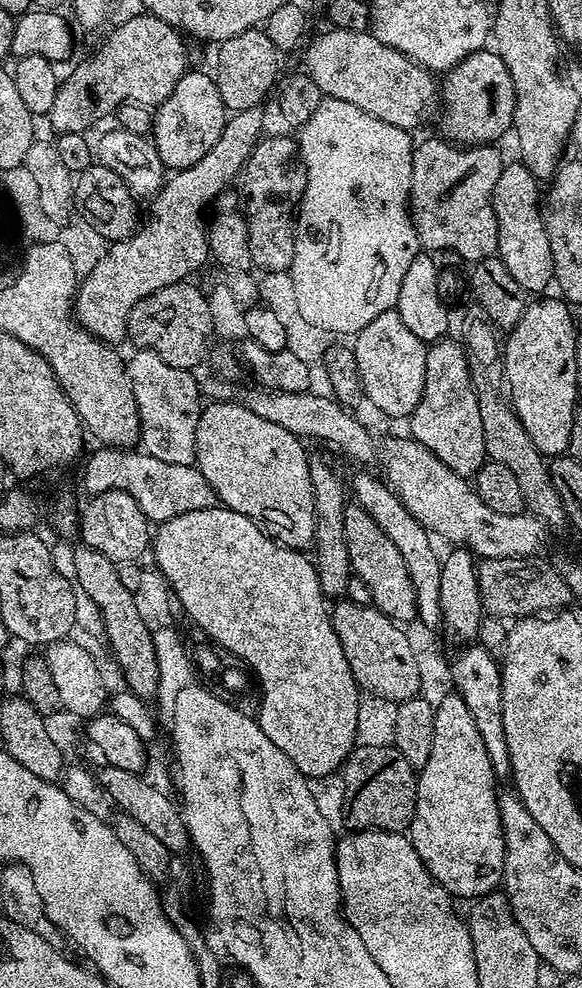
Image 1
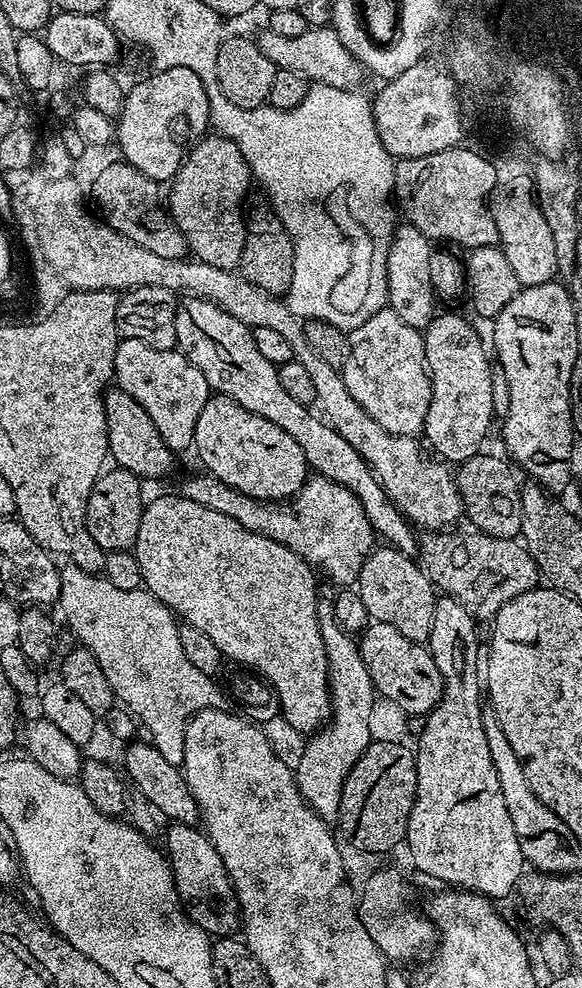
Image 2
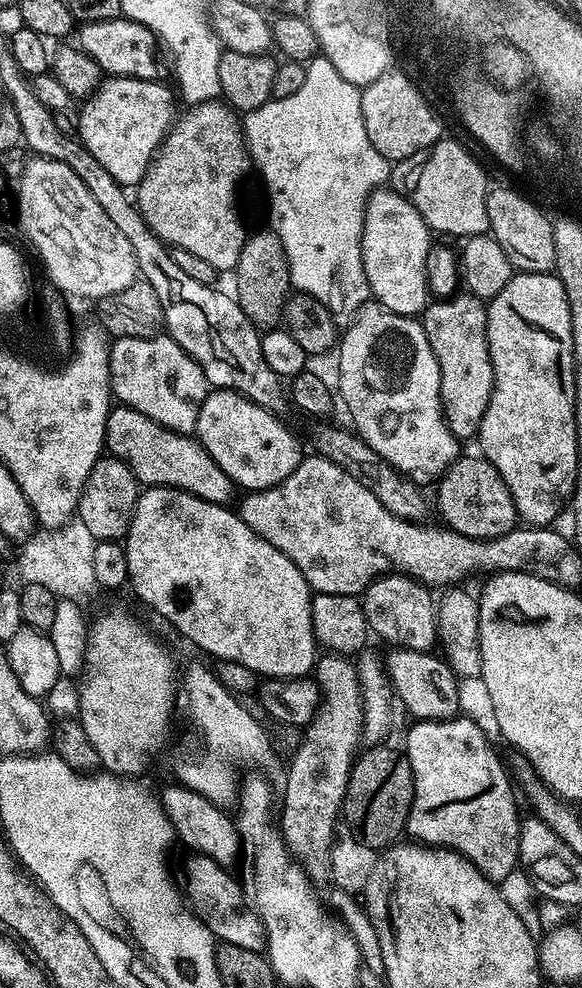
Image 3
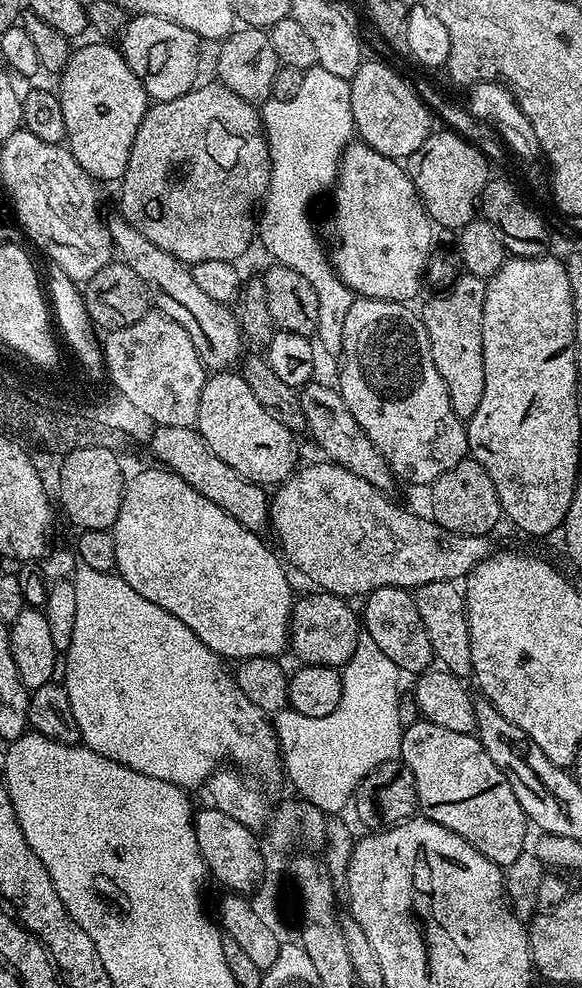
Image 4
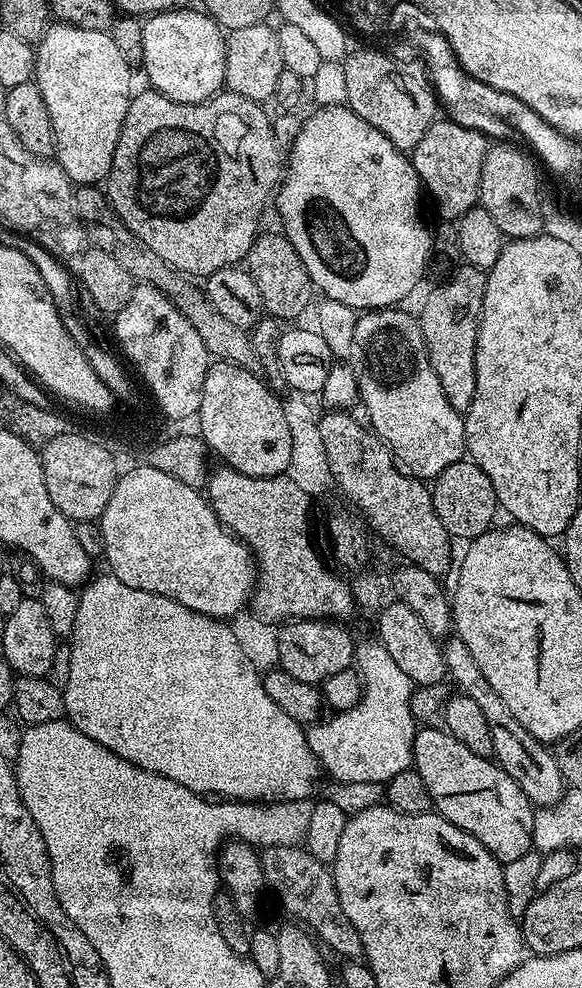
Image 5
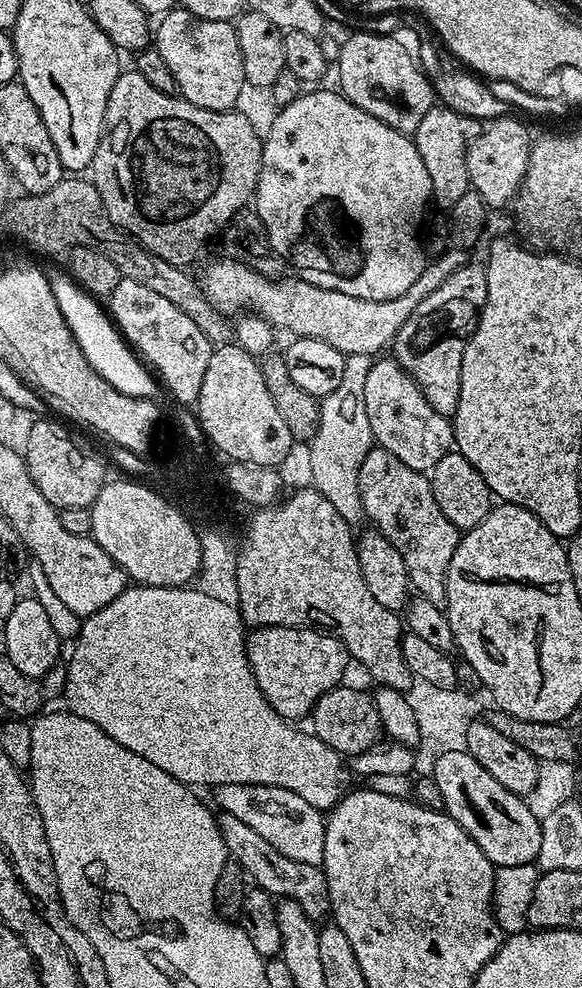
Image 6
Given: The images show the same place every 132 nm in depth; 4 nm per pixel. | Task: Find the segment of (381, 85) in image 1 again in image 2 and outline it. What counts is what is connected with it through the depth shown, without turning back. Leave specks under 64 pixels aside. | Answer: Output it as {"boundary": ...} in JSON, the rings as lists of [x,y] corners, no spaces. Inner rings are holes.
{"boundary":[[[309,26],[295,38],[282,38],[282,34],[274,34],[267,30],[261,32],[258,43],[262,54],[266,54],[270,62],[274,62],[276,69],[294,70],[294,74],[302,74],[310,82],[353,90],[359,89],[364,76],[366,77],[364,67],[357,62],[354,54],[350,54],[350,50],[346,50],[346,46],[342,46],[342,38],[338,38],[338,34],[331,26],[326,28]]]}

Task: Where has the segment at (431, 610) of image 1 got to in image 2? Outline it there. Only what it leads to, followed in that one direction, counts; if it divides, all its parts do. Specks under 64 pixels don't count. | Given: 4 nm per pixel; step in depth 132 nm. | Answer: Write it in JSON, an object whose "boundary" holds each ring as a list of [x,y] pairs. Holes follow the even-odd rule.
{"boundary":[[[188,294],[176,305],[176,348],[183,352],[185,358],[192,360],[198,370],[202,370],[213,393],[229,396],[238,402],[238,406],[246,406],[246,410],[266,418],[266,422],[282,426],[282,430],[302,446],[302,454],[306,454],[306,462],[315,475],[338,482],[355,494],[358,502],[362,502],[362,510],[370,518],[372,528],[385,545],[407,556],[417,555],[418,536],[413,525],[386,494],[372,467],[364,461],[362,454],[358,454],[358,450],[354,450],[354,446],[350,446],[350,442],[346,442],[346,438],[342,438],[342,434],[338,434],[338,430],[321,419],[309,405],[286,394],[277,365],[262,358],[254,343],[252,328],[232,317],[214,301]]]}

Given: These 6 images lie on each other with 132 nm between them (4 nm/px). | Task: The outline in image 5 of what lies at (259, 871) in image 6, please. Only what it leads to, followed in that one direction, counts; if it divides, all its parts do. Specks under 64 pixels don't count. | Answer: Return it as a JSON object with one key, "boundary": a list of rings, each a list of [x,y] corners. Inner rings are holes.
{"boundary":[[[285,844],[262,848],[260,861],[265,885],[271,893],[273,890],[277,894],[291,919],[310,929],[326,948],[328,946],[338,955],[344,956],[343,959],[358,960],[363,957],[361,939],[338,902],[336,884],[331,869],[325,863],[318,861],[305,847]]]}

